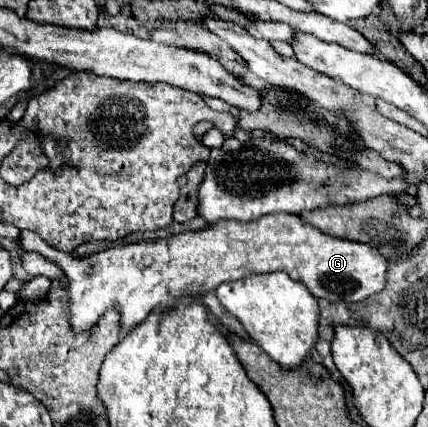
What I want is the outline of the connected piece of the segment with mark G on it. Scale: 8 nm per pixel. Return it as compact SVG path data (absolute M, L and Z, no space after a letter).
M273 213L251 223L221 219L201 231L185 231L155 241L123 243L87 259L75 259L65 251L41 241L33 231L21 231L23 249L57 263L67 279L71 293L71 327L75 333L89 331L105 309L117 305L123 311L121 325L133 329L157 305L173 307L175 299L191 293L205 293L225 281L237 281L249 275L283 271L291 279L301 281L317 299L331 303L363 301L385 287L387 261L377 249L325 235L299 215Z

